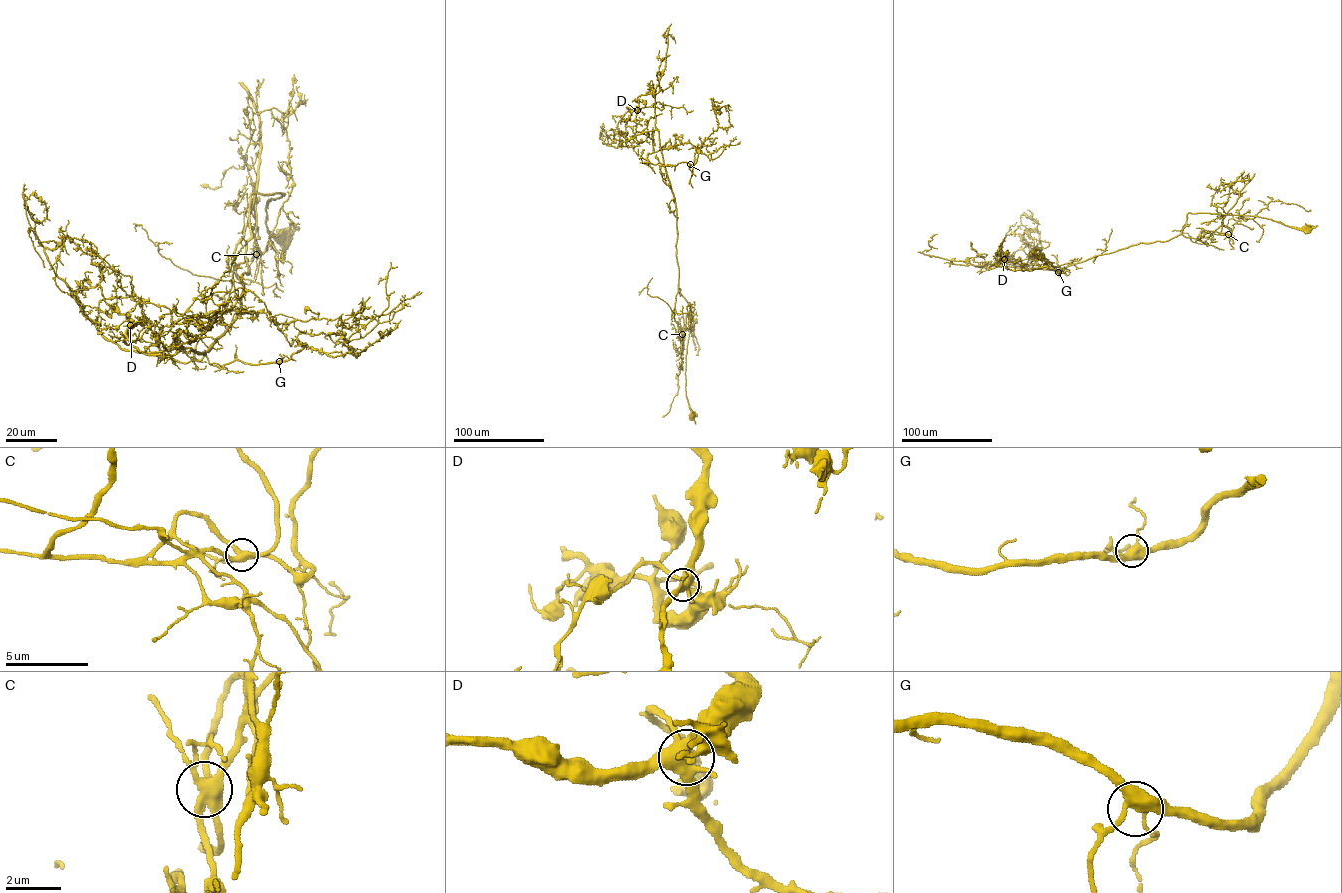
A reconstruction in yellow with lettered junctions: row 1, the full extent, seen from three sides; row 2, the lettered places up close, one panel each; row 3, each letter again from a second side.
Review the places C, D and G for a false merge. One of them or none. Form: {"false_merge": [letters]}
{"false_merge": []}

